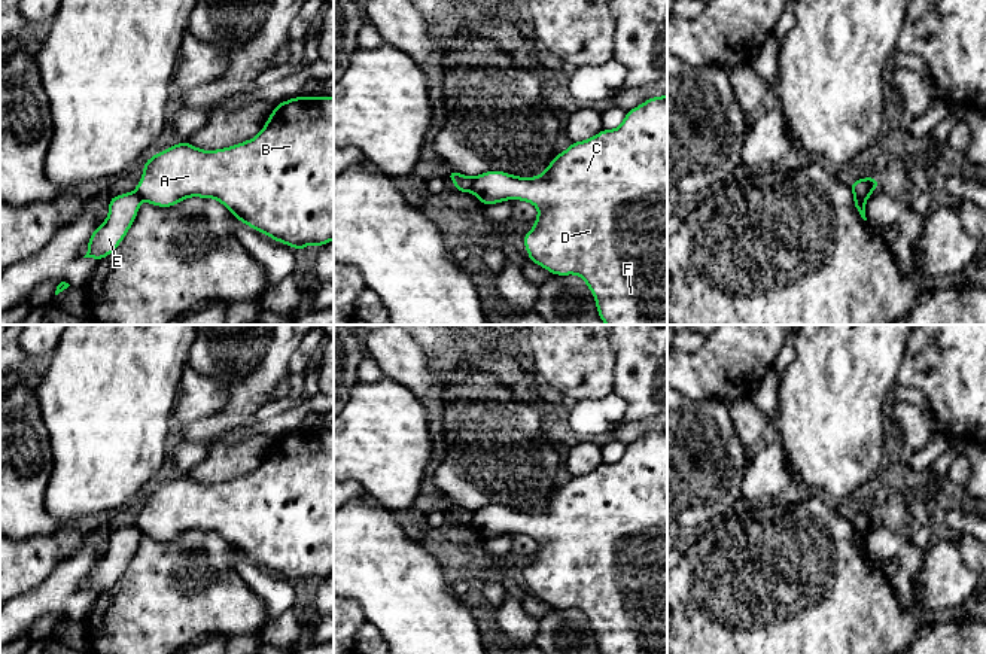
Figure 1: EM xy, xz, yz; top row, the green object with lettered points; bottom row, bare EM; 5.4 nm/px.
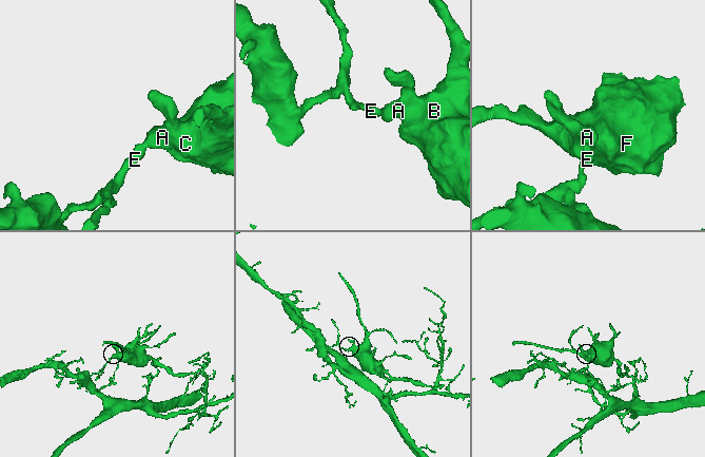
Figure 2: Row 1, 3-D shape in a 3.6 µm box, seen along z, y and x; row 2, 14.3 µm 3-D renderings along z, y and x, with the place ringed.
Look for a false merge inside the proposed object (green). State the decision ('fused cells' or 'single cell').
fused cells

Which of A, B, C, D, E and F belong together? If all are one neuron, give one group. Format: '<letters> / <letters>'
A B C D F / E

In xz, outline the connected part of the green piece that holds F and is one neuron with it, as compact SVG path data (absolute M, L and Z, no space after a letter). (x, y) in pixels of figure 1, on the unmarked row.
M667 429L652 431L627 444L618 462L602 463L591 472L572 477L564 486L556 489L542 508L524 512L503 505L487 505L472 512L471 526L484 539L506 533L521 533L536 539L539 545L535 560L523 569L529 593L557 609L579 609L590 621L602 654L667 654Z

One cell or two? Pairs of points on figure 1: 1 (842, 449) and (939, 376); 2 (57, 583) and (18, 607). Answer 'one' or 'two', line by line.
1: two
2: one

